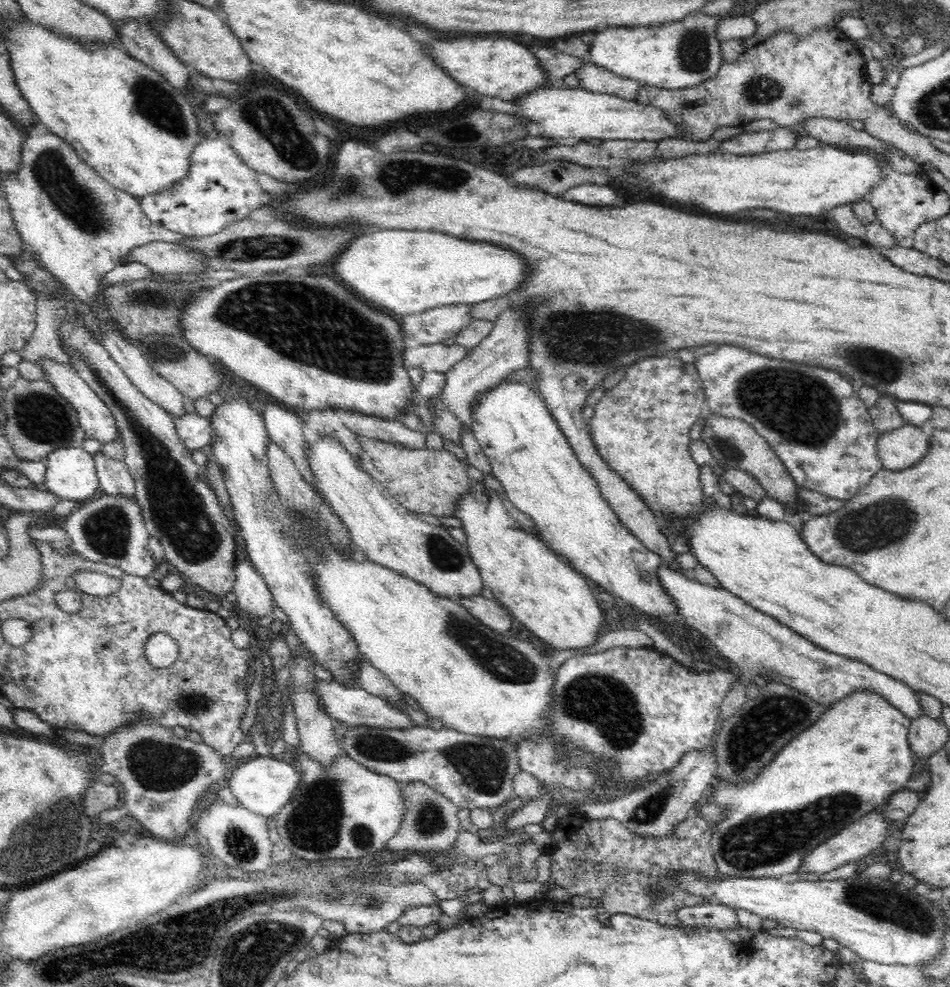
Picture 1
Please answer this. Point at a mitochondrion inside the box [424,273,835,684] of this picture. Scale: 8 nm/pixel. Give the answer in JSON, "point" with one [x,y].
{"point":[559,343]}

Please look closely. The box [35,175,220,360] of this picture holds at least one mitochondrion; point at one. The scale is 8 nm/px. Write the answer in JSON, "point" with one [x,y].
{"point":[153,297]}

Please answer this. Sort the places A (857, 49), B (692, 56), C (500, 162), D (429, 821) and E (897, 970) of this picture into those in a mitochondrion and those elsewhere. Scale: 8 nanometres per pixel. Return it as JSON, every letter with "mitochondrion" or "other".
{"A":"other","B":"mitochondrion","C":"other","D":"mitochondrion","E":"other"}

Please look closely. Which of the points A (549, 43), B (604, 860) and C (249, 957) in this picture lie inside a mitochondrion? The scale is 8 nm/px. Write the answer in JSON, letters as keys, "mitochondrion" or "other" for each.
{"A":"other","B":"other","C":"mitochondrion"}

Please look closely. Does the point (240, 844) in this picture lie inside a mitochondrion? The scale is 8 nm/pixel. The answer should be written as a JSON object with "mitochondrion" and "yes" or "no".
{"mitochondrion":"yes"}

